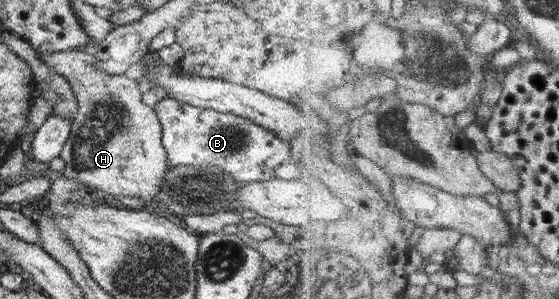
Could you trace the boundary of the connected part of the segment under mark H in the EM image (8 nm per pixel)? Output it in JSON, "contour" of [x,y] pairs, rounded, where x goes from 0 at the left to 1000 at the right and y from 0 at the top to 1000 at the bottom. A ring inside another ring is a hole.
{"contour":[[[161,164],[66,187],[88,234],[123,274],[138,334],[138,378],[106,515],[116,545],[106,585],[168,622],[186,649],[256,666],[272,696],[275,649],[288,625],[292,582],[302,555],[286,478],[286,408],[277,371],[252,341],[256,301],[249,278],[222,247],[177,241],[163,221]]]}

